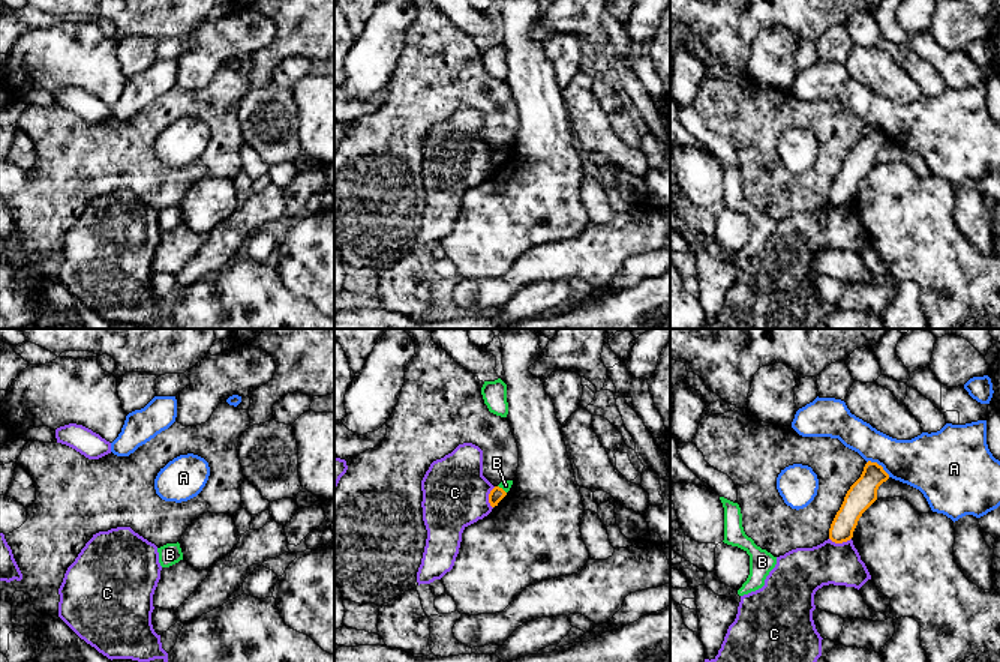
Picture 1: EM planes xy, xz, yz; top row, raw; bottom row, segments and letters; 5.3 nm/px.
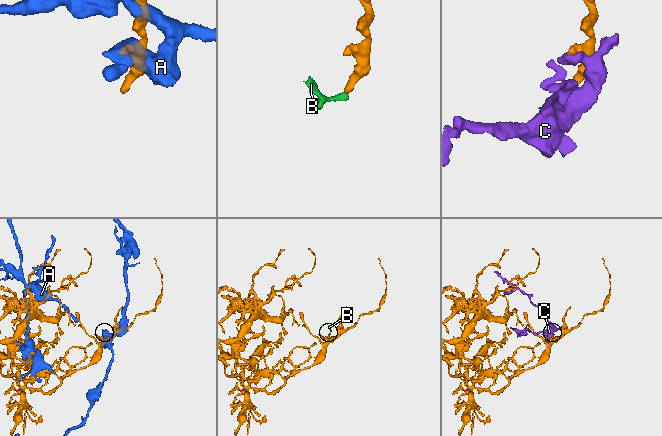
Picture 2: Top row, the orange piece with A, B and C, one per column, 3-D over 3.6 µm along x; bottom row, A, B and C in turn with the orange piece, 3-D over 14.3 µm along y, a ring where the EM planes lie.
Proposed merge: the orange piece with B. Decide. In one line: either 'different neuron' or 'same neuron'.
different neuron

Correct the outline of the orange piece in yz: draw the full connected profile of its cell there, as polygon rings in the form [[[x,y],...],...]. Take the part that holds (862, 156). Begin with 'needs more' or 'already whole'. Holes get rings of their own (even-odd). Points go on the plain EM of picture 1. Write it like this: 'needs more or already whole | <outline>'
already whole | [[[877,126],[865,128],[861,141],[847,155],[831,188],[829,203],[832,206],[843,207],[853,201],[859,182],[877,164],[877,153],[888,143],[889,138]]]

